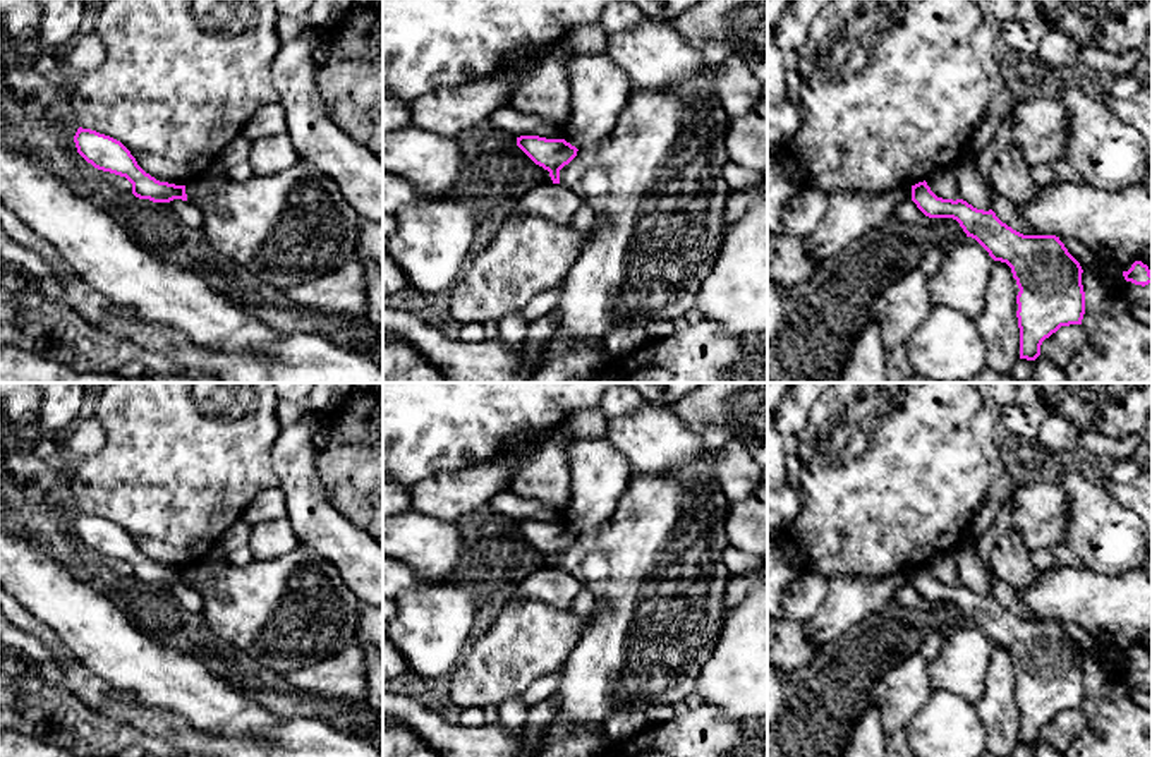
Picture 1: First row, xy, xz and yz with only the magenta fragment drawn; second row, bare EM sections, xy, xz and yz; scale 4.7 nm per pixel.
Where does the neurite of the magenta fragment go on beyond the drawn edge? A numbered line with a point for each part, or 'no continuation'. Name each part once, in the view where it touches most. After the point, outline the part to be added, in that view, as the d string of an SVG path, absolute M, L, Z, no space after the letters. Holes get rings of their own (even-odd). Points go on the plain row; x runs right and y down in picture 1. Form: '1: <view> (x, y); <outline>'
no continuation

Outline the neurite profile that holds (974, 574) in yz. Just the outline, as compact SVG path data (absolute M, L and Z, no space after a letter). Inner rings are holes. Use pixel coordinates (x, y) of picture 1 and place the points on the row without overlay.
M972 542L960 544L953 556L958 563L960 582L977 594L992 594L994 573L982 563Z

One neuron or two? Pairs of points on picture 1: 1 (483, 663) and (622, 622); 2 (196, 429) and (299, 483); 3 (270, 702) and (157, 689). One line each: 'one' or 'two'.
1: two
2: two
3: two

